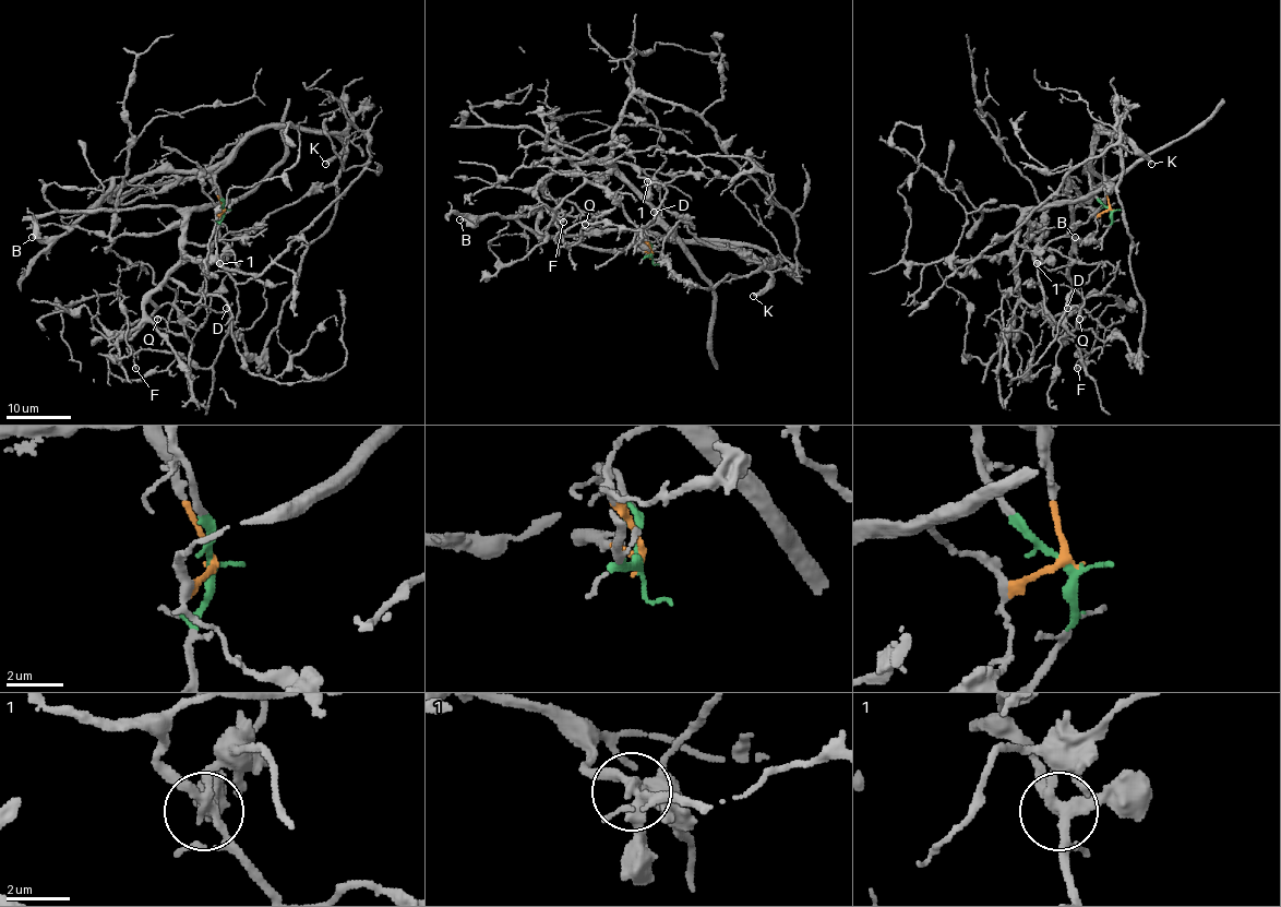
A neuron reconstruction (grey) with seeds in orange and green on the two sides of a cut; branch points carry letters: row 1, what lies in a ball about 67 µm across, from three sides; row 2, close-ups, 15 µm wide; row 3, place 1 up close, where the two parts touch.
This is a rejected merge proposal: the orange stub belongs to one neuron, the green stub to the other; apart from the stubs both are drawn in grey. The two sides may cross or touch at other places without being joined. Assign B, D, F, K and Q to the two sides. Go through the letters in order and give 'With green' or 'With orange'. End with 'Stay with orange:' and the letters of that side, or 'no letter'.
B: With green
D: With orange
F: With orange
K: With green
Q: With orange
Stay with orange: D, F, Q

